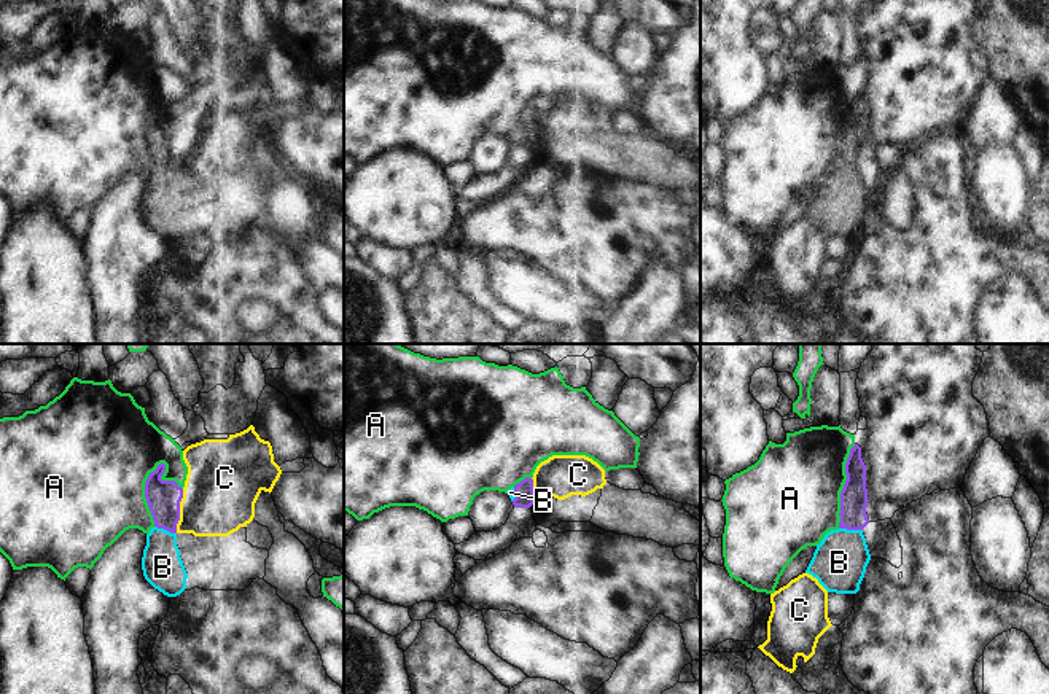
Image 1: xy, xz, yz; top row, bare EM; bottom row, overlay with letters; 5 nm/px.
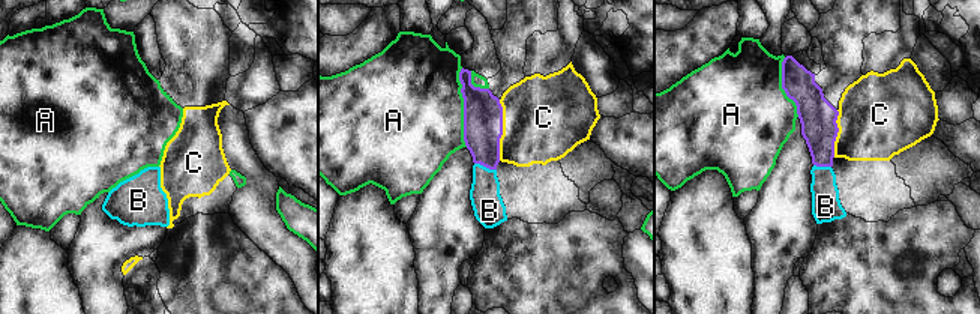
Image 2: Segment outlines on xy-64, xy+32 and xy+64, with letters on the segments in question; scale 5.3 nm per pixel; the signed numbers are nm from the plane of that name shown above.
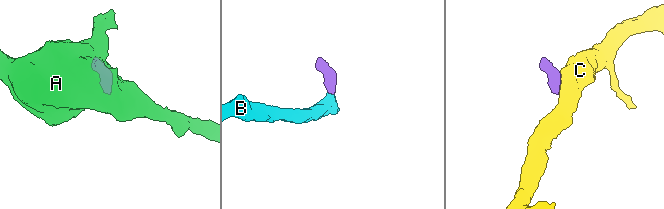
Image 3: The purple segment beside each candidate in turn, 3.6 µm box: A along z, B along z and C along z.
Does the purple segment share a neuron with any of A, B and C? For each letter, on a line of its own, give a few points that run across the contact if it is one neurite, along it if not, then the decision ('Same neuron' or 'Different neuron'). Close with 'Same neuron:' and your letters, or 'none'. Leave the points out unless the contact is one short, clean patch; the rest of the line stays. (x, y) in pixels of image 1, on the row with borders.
A: Different neuron
B: Line: yz (854, 499), (850, 529), (839, 562). Same neuron
C: Line: xy (183, 489), (175, 532). Different neuron
Same neuron: B

